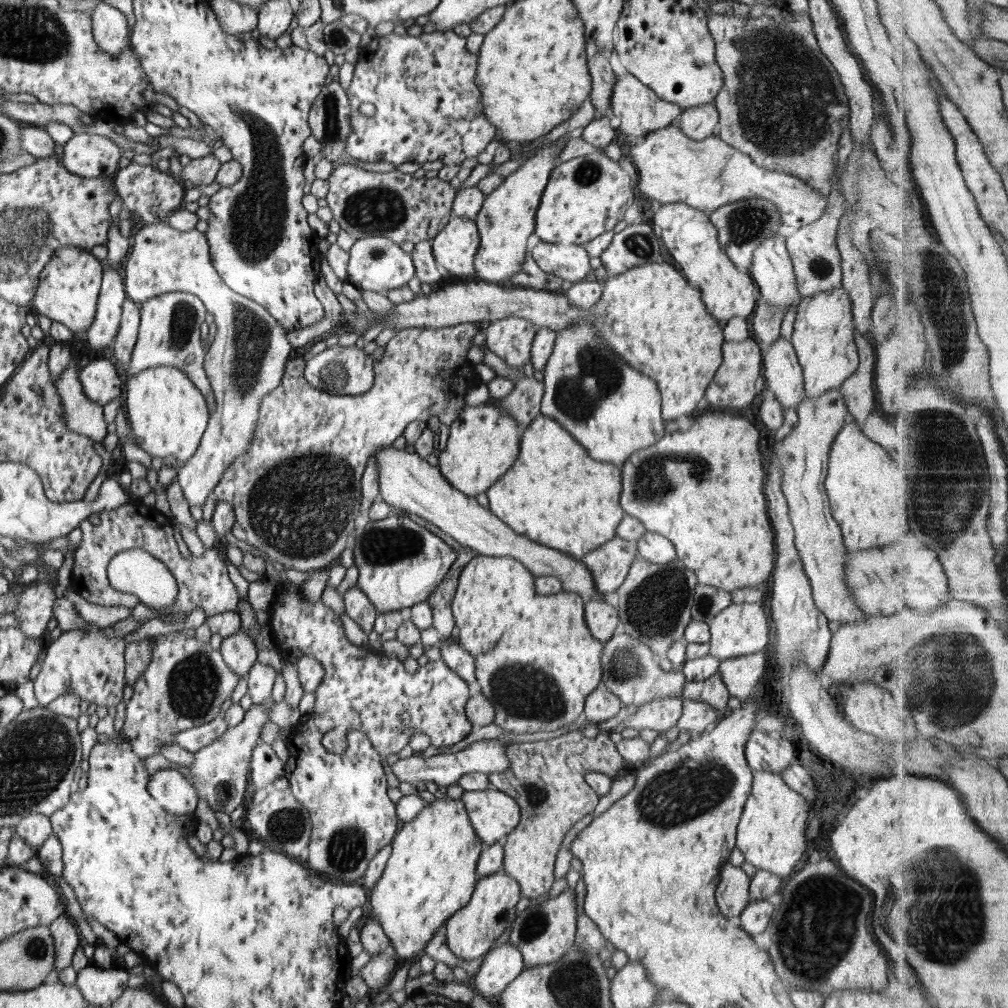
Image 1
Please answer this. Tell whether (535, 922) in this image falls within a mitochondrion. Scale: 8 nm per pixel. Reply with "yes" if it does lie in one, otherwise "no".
yes

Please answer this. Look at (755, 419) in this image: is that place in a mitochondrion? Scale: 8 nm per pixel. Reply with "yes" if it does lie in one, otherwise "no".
no

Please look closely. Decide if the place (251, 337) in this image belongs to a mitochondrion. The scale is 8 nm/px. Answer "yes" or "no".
yes

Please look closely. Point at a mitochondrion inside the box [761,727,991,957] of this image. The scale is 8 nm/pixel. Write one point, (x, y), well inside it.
(950, 868)

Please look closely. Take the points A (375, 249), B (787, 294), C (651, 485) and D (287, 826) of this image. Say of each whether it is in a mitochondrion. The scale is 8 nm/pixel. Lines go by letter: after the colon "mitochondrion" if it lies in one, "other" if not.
A: mitochondrion
B: other
C: mitochondrion
D: mitochondrion

